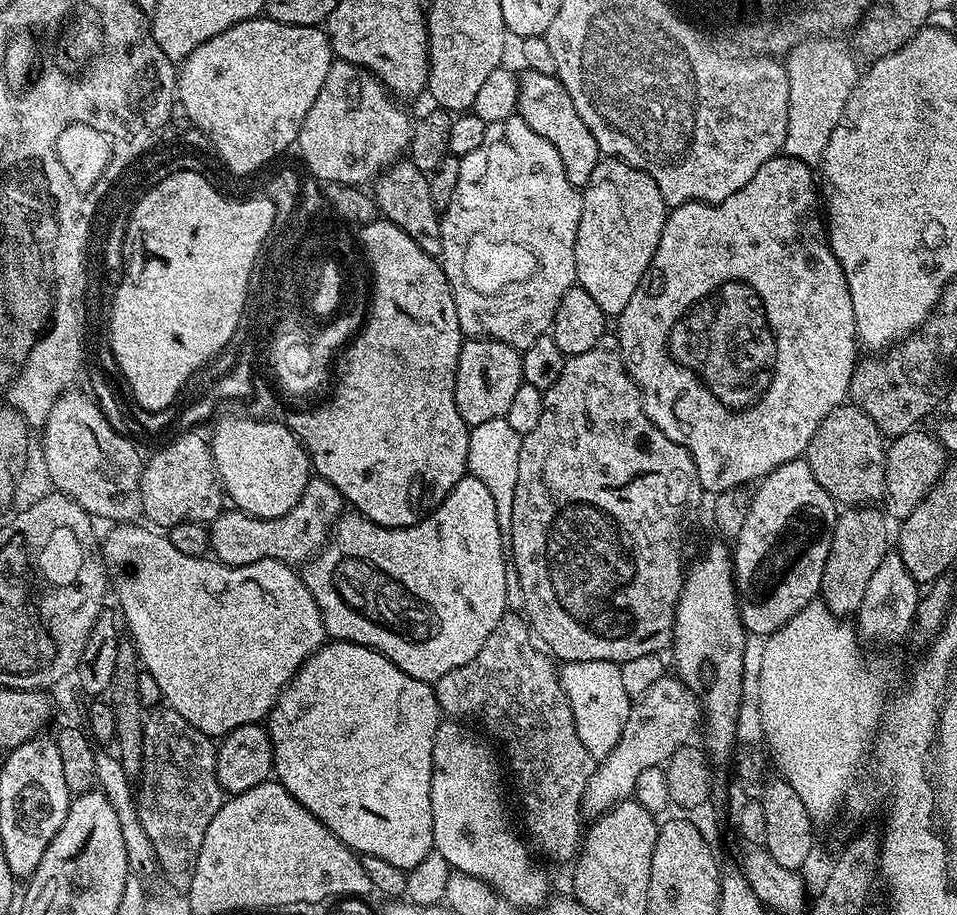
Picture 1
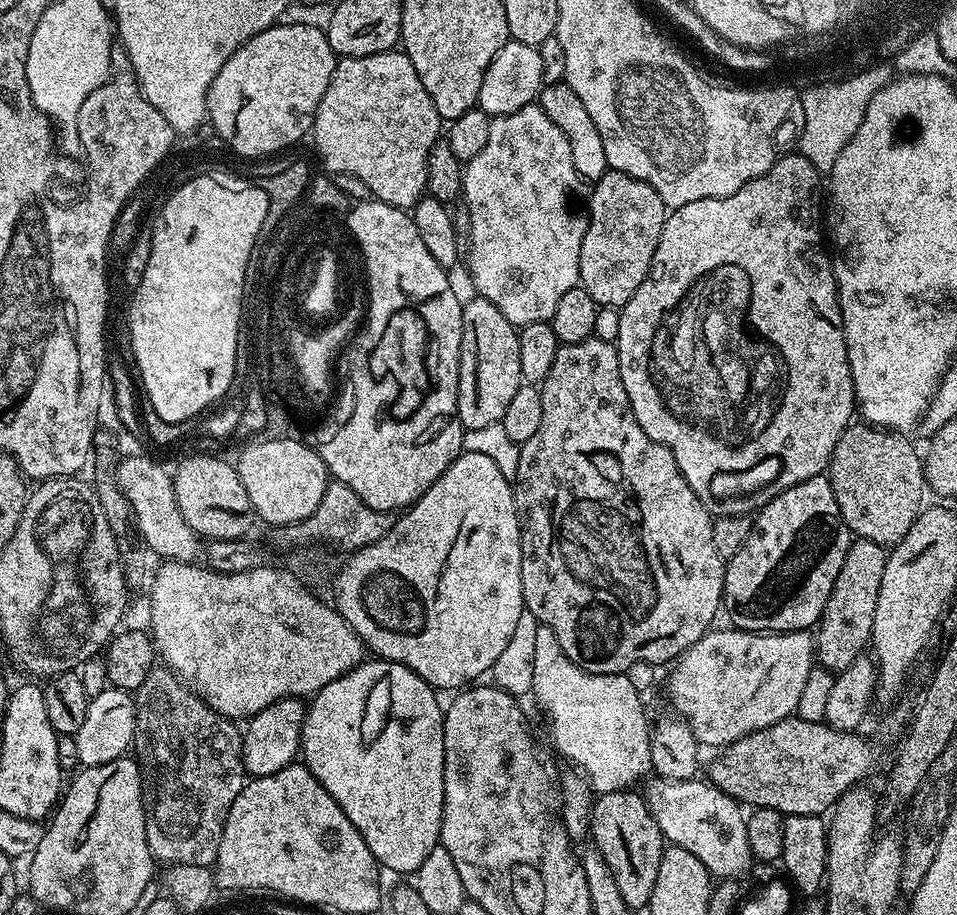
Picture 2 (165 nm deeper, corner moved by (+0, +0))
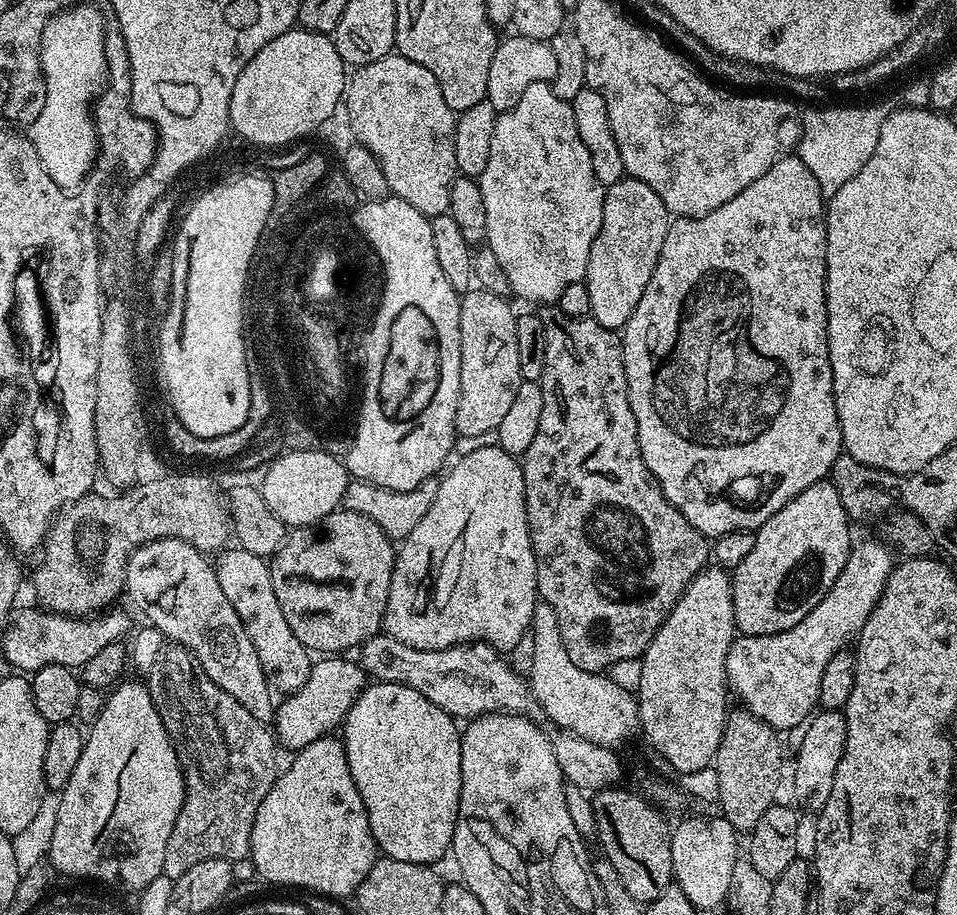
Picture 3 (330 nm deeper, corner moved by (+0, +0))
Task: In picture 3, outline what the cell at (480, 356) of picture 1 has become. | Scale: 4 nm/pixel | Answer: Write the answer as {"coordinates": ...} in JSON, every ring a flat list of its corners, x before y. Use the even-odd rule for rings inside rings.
{"coordinates":[[481,287,460,296,460,401,456,411,456,430,461,436,496,431,498,422,502,422,502,417,514,403,514,394,522,377,518,366,517,313,512,312,507,303,505,297]]}

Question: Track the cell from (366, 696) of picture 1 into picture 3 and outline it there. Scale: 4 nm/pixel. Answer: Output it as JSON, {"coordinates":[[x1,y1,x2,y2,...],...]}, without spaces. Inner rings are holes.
{"coordinates":[[372,682,365,687,363,694,350,706,342,725,342,739,344,741,344,757,350,766,350,774,354,778,354,786,358,786,358,794,362,794,362,802,366,806,366,814,370,822,372,836,376,840,376,847,384,856,394,858,398,862,414,862,429,866,439,865,443,856,449,855,454,838,454,826,458,818,458,802,462,794,462,746,460,745,461,729,456,728,457,721,448,712,444,712,430,698,418,694,405,684,386,684]]}

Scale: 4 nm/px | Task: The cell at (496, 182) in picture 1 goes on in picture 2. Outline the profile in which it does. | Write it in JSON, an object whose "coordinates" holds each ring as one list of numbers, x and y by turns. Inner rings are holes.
{"coordinates":[[533,102,522,106,520,110,505,116,497,116,490,126,490,139,486,141,486,146,479,152,478,158,467,161,463,165,464,186,462,189,463,203,468,205,470,210,470,242,469,250,466,255,466,264,468,261,468,272,472,275,472,284,476,287,475,291,479,295,485,296,512,324,523,326,533,324,534,322,551,321,555,308,558,307,558,301,565,296,566,290,577,287,580,284,580,251,582,250,582,238,588,229,588,210,585,201,580,201,580,191,585,191,585,181,580,179,578,173,574,170,574,158,570,154,570,142,566,142,566,134,554,126,540,108,539,103]]}

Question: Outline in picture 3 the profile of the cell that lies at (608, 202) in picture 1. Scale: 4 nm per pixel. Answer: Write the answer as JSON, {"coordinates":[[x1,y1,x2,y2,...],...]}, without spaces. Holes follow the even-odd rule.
{"coordinates":[[625,178,607,185,602,226,598,238,594,238,594,246,590,246,590,262,583,279,590,290,591,319,613,330,623,329,646,291,654,266,658,266,658,254,662,254,669,223,670,213,662,198,646,182]]}

